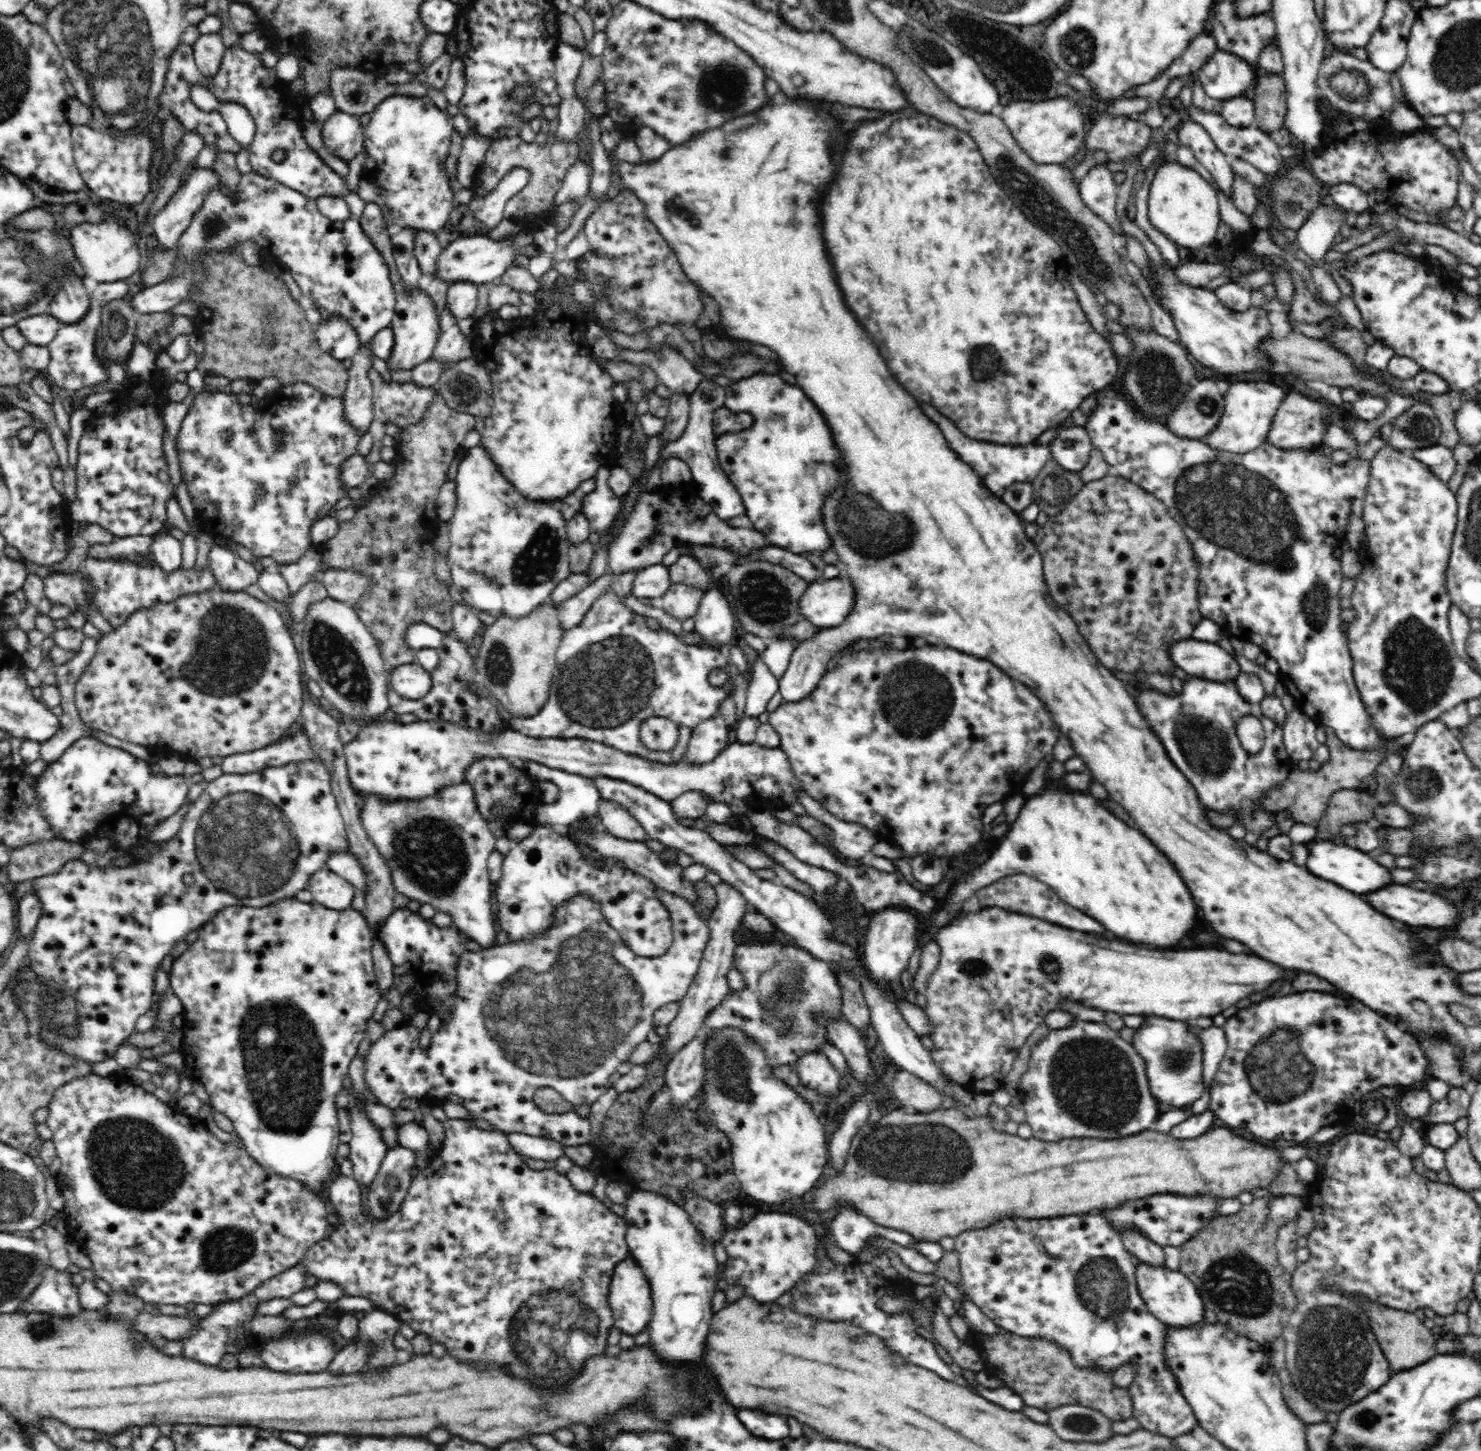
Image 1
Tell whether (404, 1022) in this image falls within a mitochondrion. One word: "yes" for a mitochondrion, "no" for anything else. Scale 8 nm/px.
no

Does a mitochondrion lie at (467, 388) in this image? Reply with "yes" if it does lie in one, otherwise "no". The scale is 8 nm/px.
yes

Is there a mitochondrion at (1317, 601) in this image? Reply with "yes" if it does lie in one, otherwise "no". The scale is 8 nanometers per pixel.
yes

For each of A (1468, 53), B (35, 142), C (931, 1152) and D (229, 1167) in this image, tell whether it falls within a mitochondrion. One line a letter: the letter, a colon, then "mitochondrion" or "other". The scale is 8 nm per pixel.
A: mitochondrion
B: other
C: mitochondrion
D: other

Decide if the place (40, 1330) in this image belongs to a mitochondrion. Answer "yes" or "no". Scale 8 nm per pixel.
yes

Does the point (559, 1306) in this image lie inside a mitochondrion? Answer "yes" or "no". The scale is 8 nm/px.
yes

